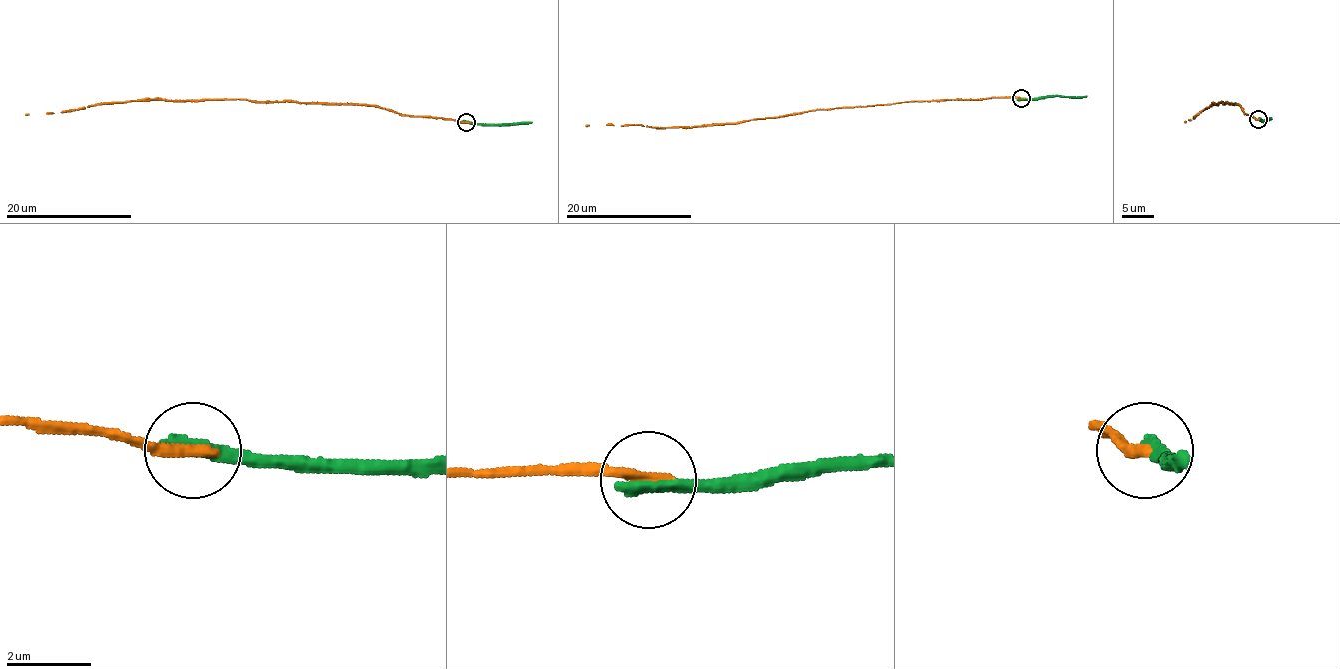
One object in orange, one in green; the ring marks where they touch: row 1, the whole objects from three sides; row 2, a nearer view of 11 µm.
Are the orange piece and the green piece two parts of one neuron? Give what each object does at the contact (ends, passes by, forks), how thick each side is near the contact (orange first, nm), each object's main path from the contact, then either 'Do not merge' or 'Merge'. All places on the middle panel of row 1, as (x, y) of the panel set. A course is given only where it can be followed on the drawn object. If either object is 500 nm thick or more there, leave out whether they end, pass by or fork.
At the ring orange ends. At the ring green ends. Thickness 260 nm (orange) against 400 nm. Course of orange: (1022, 99), (922, 100), (812, 109), (678, 127), (586, 127). Course of green: (1022, 99), (1086, 96). Do not merge

